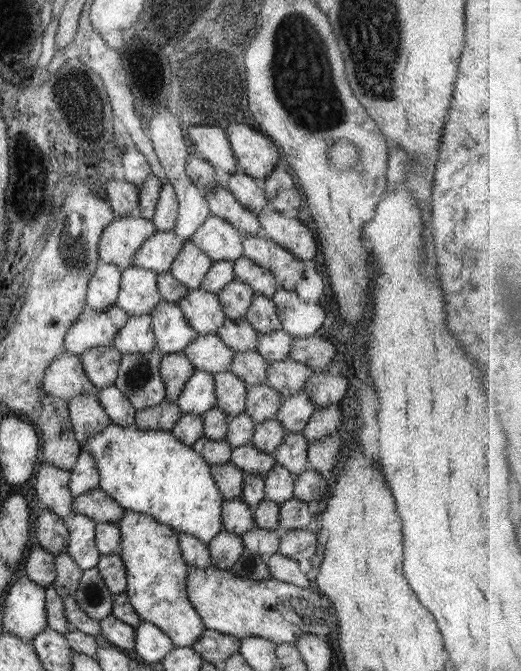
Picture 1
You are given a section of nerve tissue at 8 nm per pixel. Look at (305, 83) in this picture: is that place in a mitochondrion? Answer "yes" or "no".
yes

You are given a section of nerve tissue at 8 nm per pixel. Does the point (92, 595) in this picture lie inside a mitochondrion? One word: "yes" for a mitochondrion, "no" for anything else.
yes

